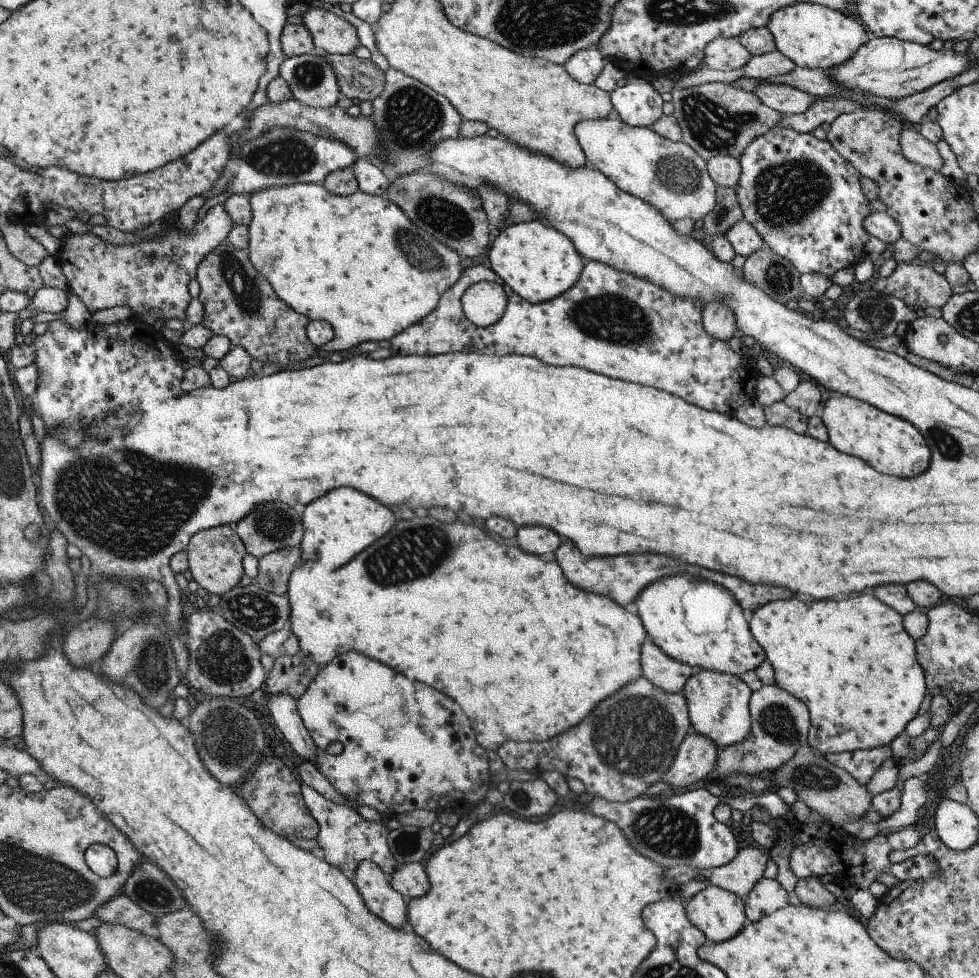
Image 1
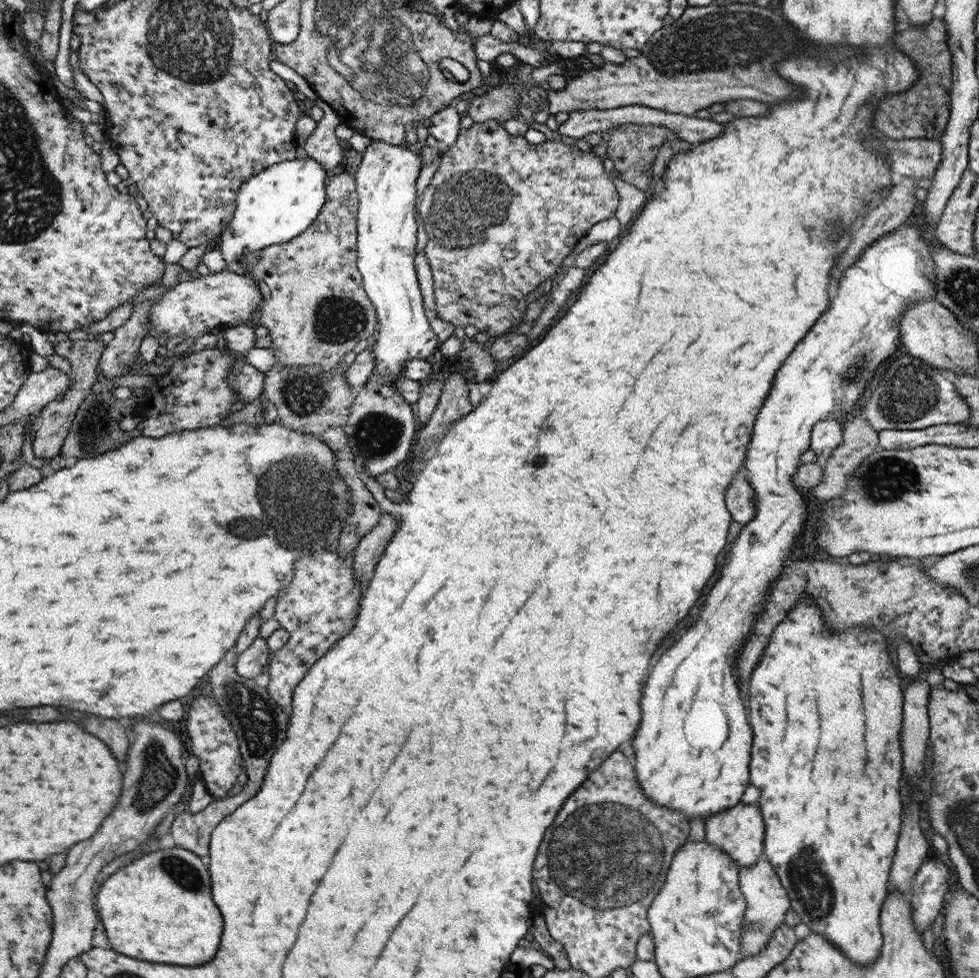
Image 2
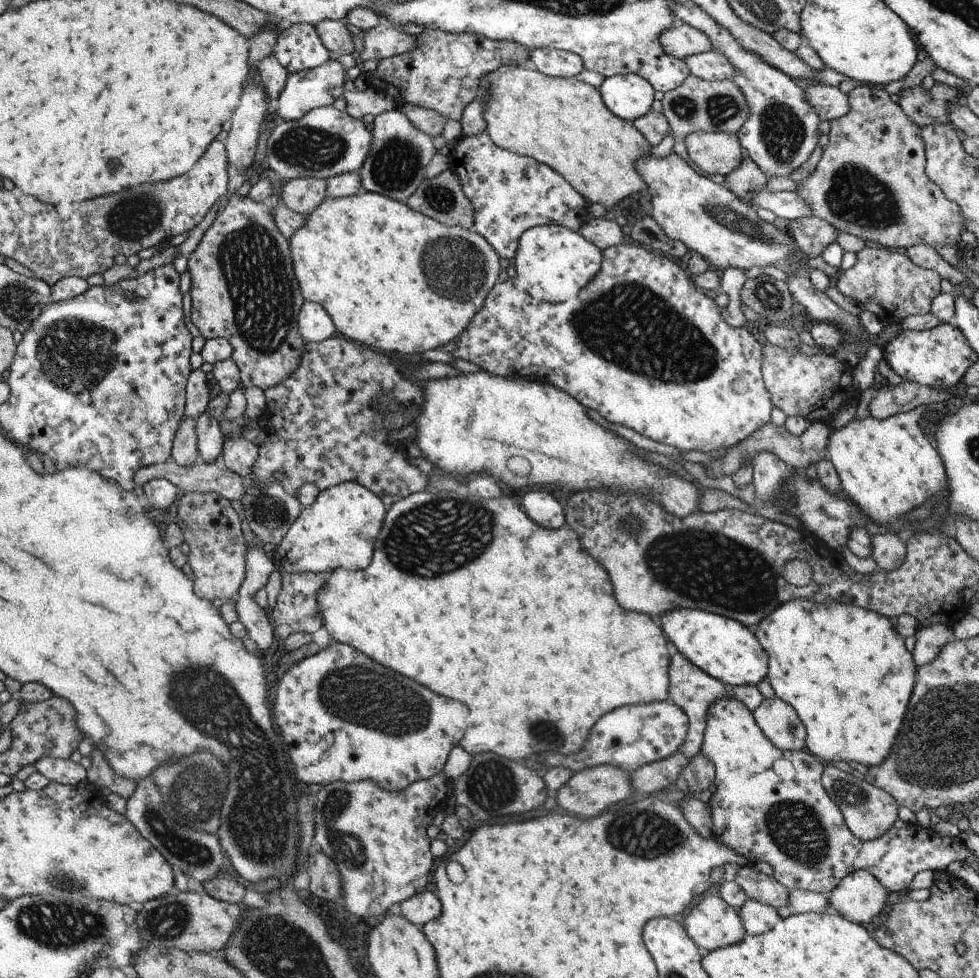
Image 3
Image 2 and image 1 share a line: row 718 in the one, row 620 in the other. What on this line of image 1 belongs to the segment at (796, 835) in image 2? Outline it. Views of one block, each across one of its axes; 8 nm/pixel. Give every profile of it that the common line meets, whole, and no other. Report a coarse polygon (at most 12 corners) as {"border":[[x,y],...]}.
{"border":[[870,594],[748,617],[822,755],[889,745],[926,696]]}

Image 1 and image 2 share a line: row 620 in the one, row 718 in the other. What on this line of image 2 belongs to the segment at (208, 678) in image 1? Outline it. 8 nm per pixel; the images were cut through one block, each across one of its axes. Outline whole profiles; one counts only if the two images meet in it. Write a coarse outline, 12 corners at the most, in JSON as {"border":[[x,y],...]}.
{"border":[[211,695],[190,706],[190,754],[211,795],[244,768],[236,732]]}

